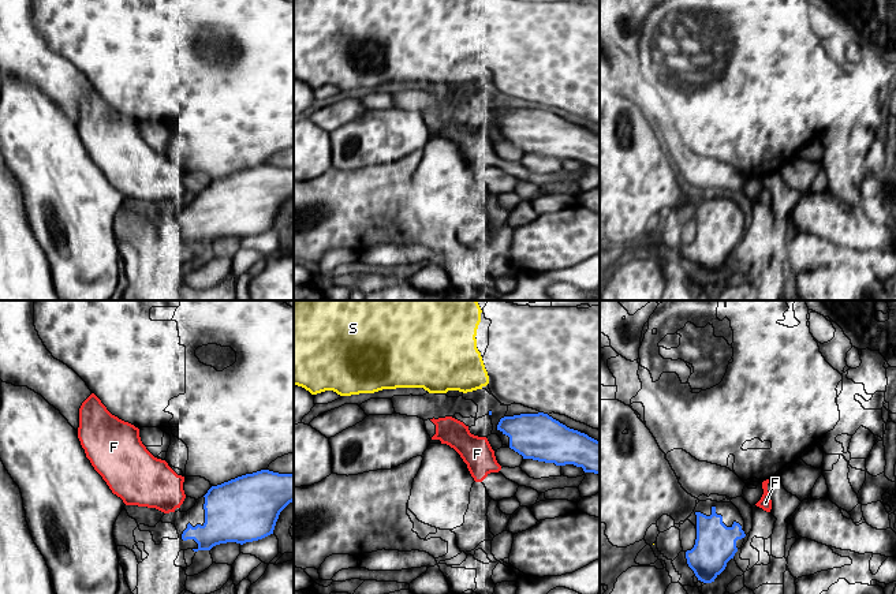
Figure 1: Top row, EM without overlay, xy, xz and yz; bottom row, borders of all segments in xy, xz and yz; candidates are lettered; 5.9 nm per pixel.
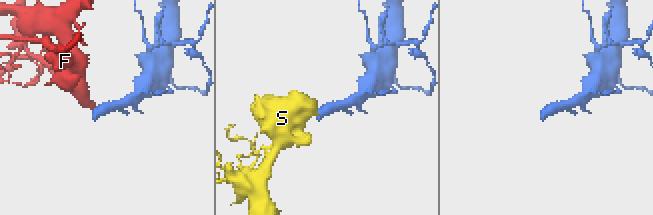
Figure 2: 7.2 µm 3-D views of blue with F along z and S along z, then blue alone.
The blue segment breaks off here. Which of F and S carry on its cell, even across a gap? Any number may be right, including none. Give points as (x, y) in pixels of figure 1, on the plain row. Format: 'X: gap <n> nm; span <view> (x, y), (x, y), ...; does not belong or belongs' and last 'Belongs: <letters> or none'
F: gap 90 nm; span xz (497, 123), (486, 133); does not belong
S: gap 140 nm; span xz (489, 105), (481, 82); belongs
Belongs: S

